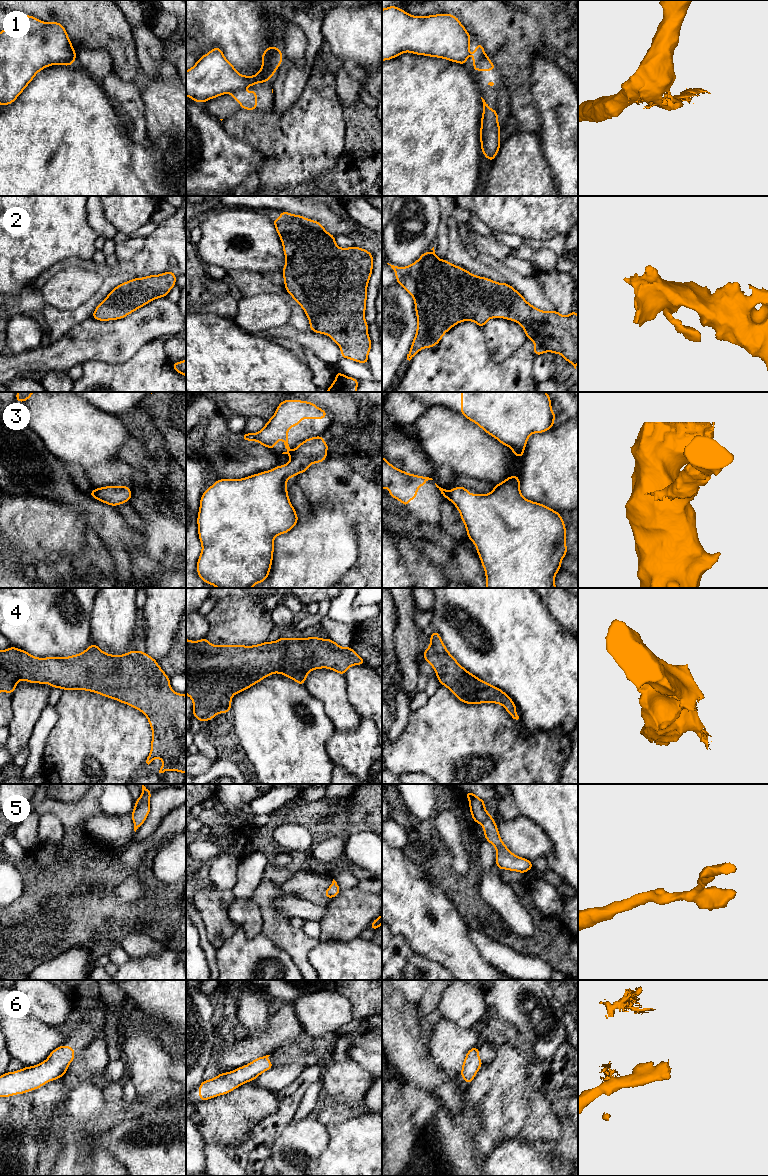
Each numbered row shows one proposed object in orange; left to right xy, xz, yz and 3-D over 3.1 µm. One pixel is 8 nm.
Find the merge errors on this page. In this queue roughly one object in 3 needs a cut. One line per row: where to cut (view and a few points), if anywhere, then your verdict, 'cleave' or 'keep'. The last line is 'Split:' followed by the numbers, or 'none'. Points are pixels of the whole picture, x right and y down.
1: xy (48, 23), (43, 33), (31, 33), (11, 27) | cleave
2: no cut | keep
3: xz (292, 452), (289, 454) | cleave
4: no cut | keep
5: no cut | keep
6: no cut | keep
Split: 1, 3

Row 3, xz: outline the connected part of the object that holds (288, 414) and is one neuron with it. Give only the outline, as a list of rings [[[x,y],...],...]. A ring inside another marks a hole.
[[[283,400],[274,416],[257,433],[245,433],[241,440],[256,441],[274,451],[274,445],[281,438],[287,449],[282,454],[290,455],[288,429],[299,425],[301,419],[325,419],[328,412],[318,408],[313,402],[301,400]]]

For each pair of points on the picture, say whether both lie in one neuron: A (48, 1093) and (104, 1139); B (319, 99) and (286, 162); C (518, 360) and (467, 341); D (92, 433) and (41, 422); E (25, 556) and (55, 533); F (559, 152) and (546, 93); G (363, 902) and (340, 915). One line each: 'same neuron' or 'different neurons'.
A: different neurons
B: same neuron
C: same neuron
D: same neuron
E: same neuron
F: same neuron
G: same neuron

